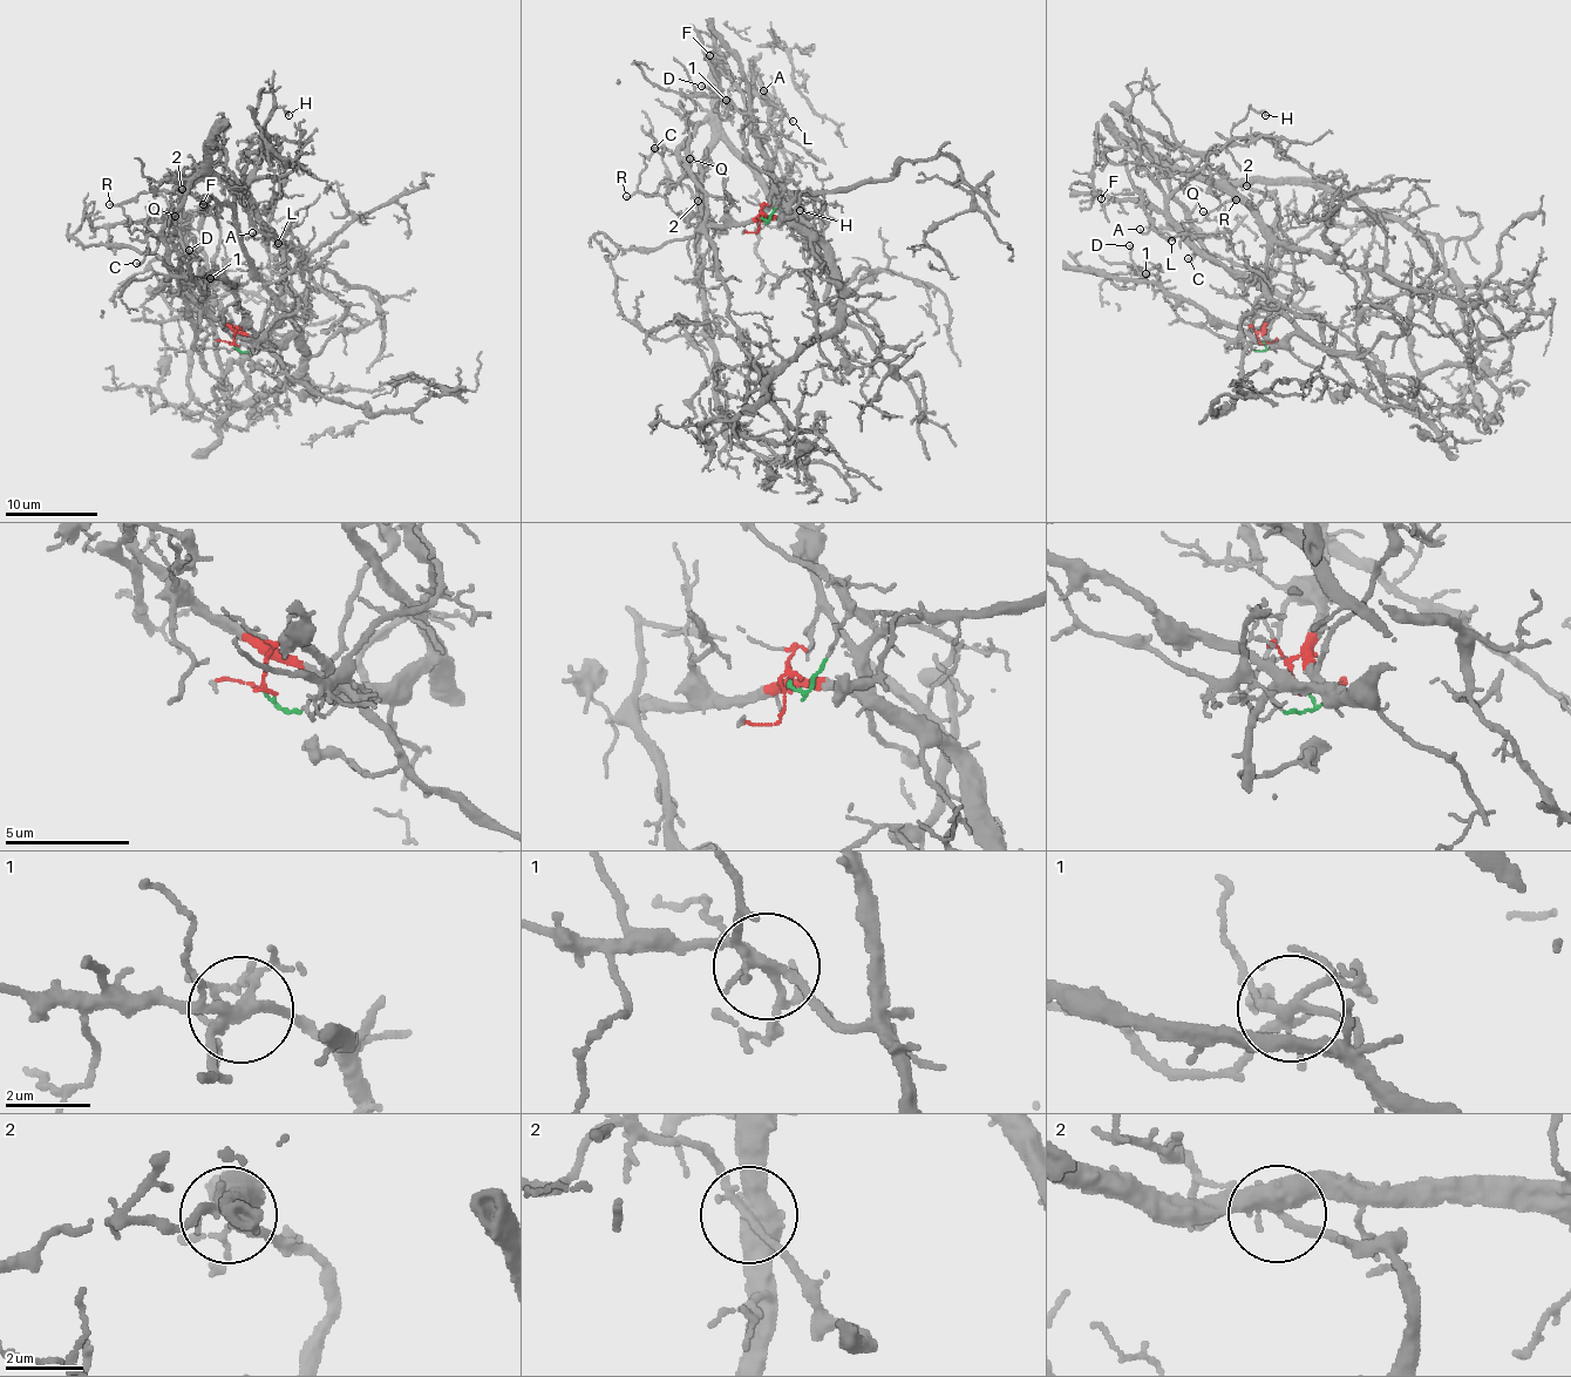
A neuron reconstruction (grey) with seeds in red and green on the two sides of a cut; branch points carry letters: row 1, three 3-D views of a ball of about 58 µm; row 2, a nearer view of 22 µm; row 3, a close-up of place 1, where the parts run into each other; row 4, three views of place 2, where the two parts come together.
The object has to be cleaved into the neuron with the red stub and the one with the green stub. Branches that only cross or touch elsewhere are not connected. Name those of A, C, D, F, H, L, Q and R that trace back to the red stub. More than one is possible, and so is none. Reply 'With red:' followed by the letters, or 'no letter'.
With red: D, F, H, R

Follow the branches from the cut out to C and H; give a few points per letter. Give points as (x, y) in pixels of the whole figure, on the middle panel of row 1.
C: (761, 218), (784, 190), (821, 203), (809, 217), (790, 216), (706, 121), (673, 151), (654, 148)
H: (759, 218), (774, 216), (822, 245), (782, 198), (746, 121), (780, 163), (775, 188), (801, 211)

